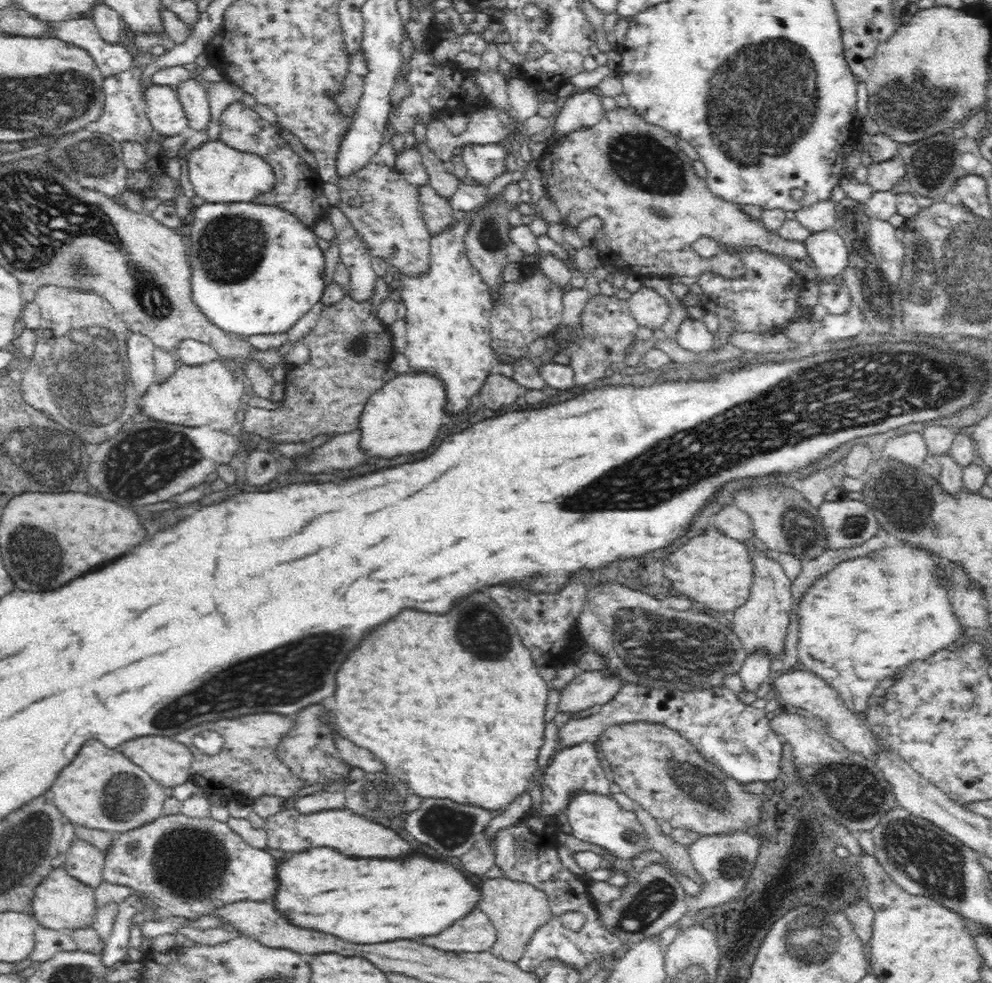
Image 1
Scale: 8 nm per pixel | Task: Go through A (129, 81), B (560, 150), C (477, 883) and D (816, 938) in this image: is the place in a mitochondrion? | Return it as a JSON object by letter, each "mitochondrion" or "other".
{"A":"other","B":"other","C":"other","D":"mitochondrion"}

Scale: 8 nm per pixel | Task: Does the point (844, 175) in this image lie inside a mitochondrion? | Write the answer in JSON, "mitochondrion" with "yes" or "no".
{"mitochondrion":"no"}

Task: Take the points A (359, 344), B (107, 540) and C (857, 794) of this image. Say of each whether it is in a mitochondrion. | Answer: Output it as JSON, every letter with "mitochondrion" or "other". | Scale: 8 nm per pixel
{"A":"mitochondrion","B":"other","C":"mitochondrion"}

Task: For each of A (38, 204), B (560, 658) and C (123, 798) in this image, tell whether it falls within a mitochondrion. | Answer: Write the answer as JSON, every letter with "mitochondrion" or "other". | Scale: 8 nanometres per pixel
{"A":"mitochondrion","B":"other","C":"mitochondrion"}

